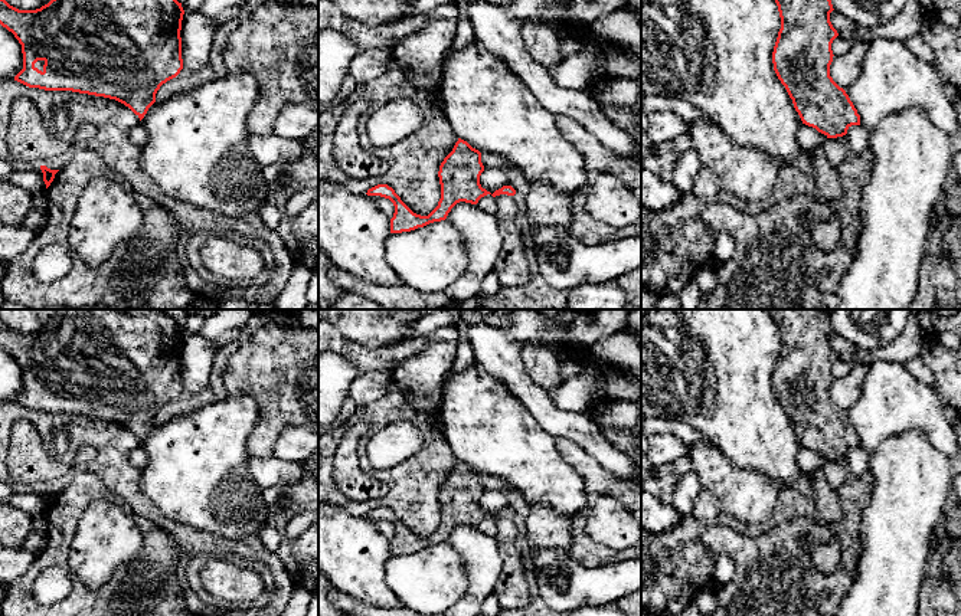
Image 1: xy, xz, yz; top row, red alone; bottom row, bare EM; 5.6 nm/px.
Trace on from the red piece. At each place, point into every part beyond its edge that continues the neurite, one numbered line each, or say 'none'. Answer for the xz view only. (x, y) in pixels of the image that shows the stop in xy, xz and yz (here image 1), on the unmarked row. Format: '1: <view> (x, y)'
none

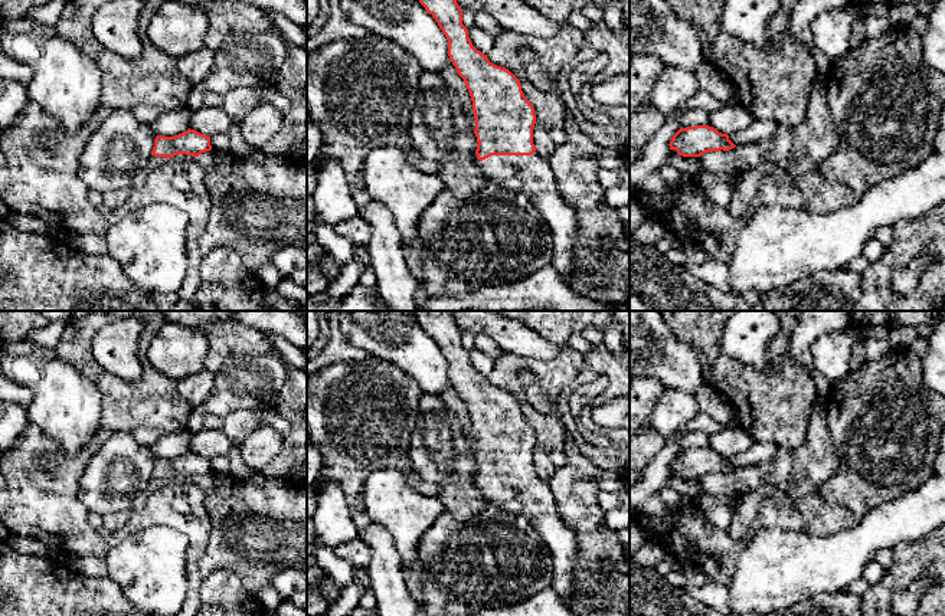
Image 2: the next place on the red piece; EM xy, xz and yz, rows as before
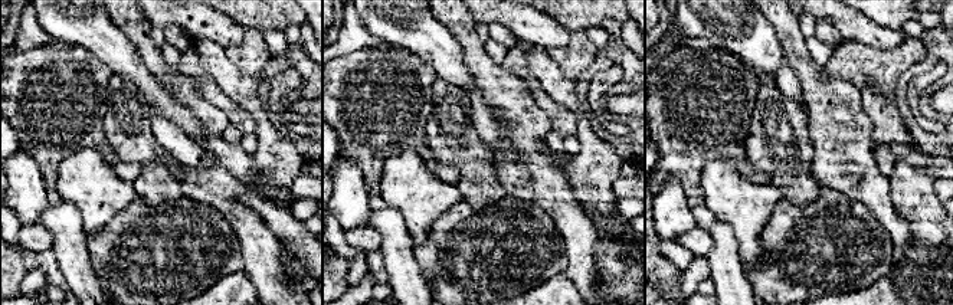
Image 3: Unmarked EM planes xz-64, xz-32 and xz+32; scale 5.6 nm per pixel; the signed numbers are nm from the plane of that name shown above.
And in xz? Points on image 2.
1: xz (530, 497)

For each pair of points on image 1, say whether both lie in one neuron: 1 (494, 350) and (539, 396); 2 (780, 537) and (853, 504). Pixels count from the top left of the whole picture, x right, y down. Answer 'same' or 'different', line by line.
1: same
2: same

